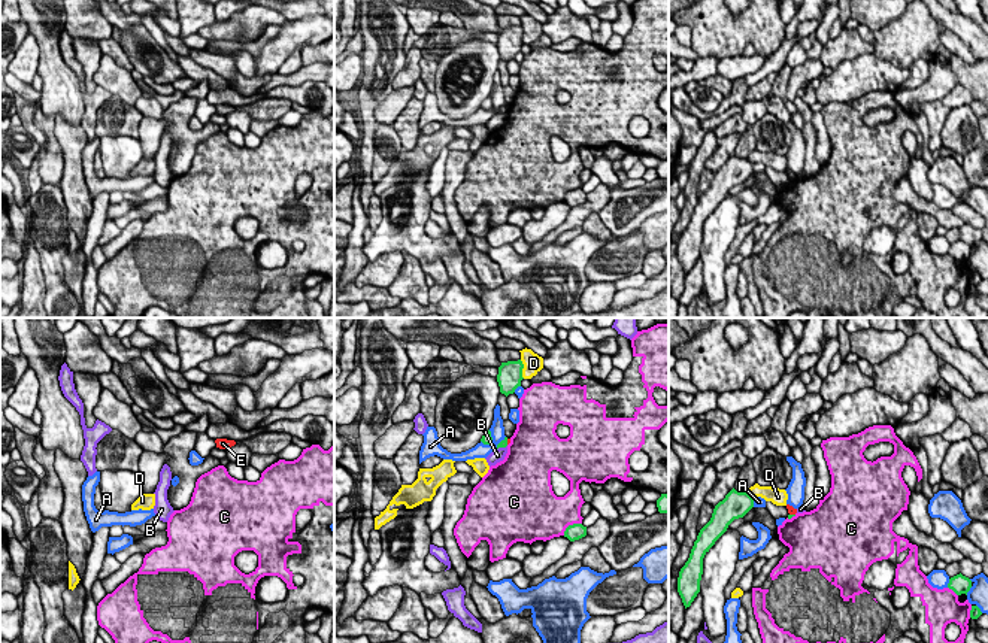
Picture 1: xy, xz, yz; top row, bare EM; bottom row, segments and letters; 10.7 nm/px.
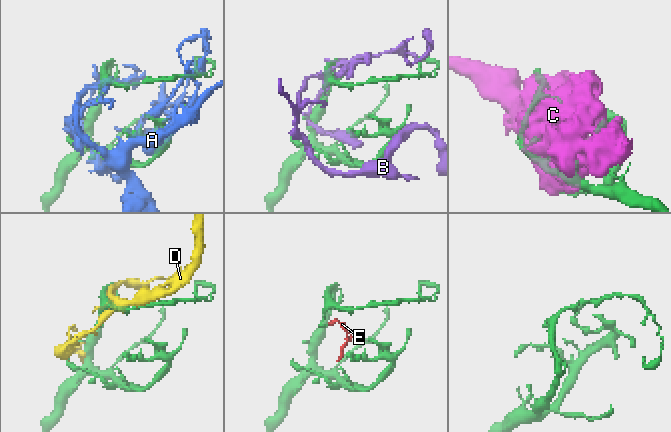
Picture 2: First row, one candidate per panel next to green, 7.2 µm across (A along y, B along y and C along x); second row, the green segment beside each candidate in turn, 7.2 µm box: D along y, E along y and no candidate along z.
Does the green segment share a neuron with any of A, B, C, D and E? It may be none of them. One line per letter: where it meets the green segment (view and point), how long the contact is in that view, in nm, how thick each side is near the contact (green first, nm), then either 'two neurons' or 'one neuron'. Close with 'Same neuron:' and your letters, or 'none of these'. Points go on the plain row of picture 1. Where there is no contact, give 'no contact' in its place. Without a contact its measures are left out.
A: meets green in yz at (948, 249); contact 100 nm long; 200 nm thick on the green side, 200 nm on the other; two neurons
B: meets green in xz at (502, 112); contact 120 nm long; 90 nm thick on the green side, 140 nm on the other; two neurons
C: meets green in xz at (570, 191); contact 240 nm long; 170 nm thick on the green side, 440 nm on the other; two neurons
D: meets green in xz at (523, 33); contact 220 nm long; 260 nm thick on the green side, 200 nm on the other; two neurons
E: meets green in xz at (506, 108); contact 70 nm long; 90 nm thick on the green side, 30 nm on the other; two neurons
Same neuron: none of these

